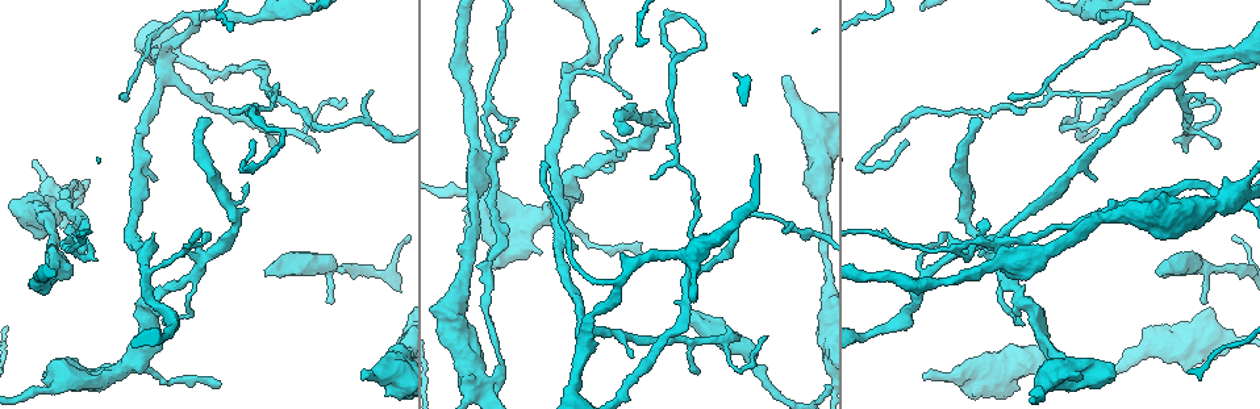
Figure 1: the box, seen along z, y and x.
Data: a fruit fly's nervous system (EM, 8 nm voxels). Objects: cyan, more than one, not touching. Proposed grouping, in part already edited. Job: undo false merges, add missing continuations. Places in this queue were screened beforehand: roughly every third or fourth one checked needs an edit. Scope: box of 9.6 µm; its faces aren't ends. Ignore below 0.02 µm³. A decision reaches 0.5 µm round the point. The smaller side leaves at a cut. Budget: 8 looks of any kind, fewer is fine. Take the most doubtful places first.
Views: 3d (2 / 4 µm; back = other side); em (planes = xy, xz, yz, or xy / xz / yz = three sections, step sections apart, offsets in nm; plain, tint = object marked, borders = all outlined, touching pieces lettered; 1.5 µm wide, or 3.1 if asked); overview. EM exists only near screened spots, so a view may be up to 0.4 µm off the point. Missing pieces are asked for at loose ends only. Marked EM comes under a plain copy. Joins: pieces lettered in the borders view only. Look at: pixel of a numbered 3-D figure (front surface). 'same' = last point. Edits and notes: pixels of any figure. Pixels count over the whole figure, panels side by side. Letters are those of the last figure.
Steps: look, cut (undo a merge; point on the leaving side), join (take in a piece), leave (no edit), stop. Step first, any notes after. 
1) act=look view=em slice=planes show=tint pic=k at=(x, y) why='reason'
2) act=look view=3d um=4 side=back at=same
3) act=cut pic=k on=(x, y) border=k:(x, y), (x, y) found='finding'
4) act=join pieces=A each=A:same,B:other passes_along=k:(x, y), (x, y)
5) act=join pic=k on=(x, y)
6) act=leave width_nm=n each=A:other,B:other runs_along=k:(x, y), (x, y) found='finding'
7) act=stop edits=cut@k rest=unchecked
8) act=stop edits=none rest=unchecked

act=look view=3d um=4 pic=1 at=(922, 378) why='an open end'

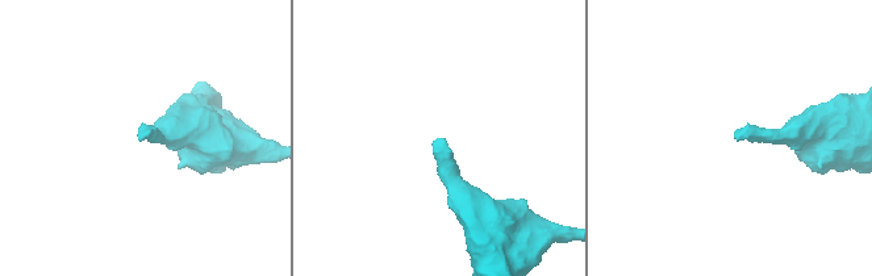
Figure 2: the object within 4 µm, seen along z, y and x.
act=look view=em slice=planes show=borders pic=2 at=(740, 139) why='now the EM'

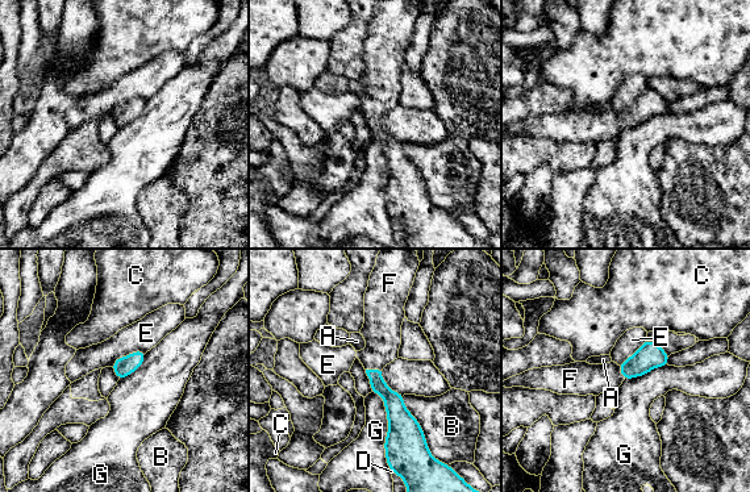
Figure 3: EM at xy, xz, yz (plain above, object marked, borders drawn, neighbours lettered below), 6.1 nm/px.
act=join pieces=F longest_contact=G:500nm each=A:other,B:other,C:other,D:other,E:other,F:same,G:other passes_along=3:(394, 403), (374, 370), (382, 330) found='it goes on there'

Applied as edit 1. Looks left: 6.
act=look view=overview why='see it whole again'

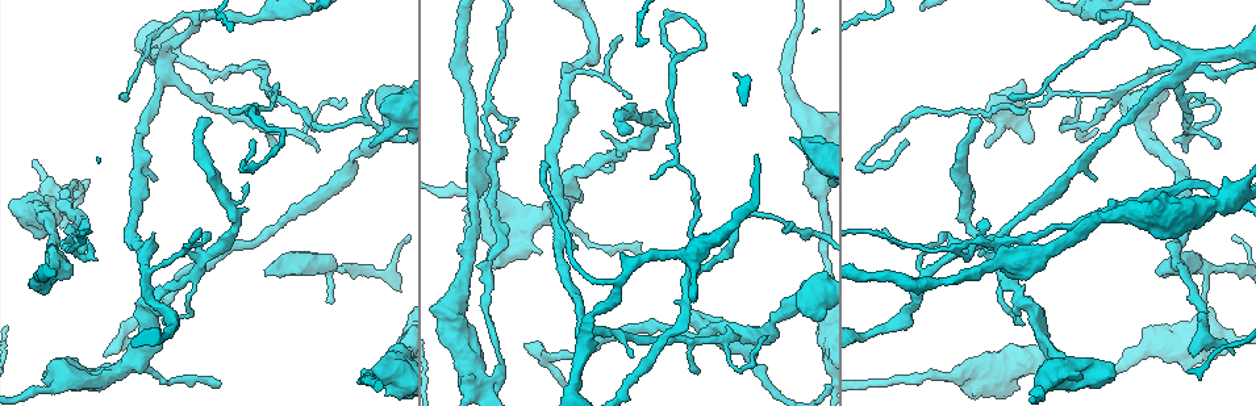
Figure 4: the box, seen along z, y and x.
act=look view=3d um=4 side=back pic=4 at=(1157, 268) why='free end'

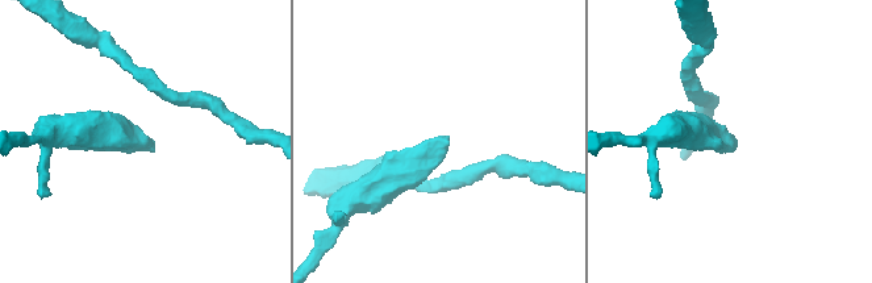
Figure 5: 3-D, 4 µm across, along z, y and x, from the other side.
act=look view=em slice=yz step=4 show=borders pic=5 at=(153, 140) why='shape alone is not enough'

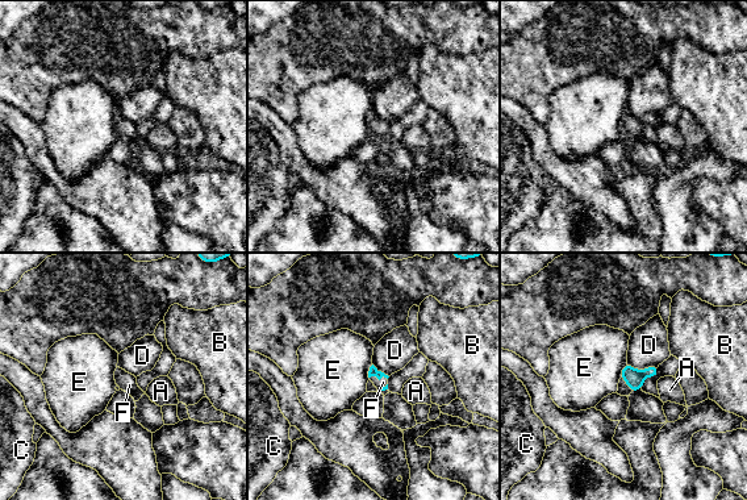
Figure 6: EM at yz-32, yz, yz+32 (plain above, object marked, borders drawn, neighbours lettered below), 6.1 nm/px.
act=look view=em slice=planes show=borders at=same why='cut it another way'

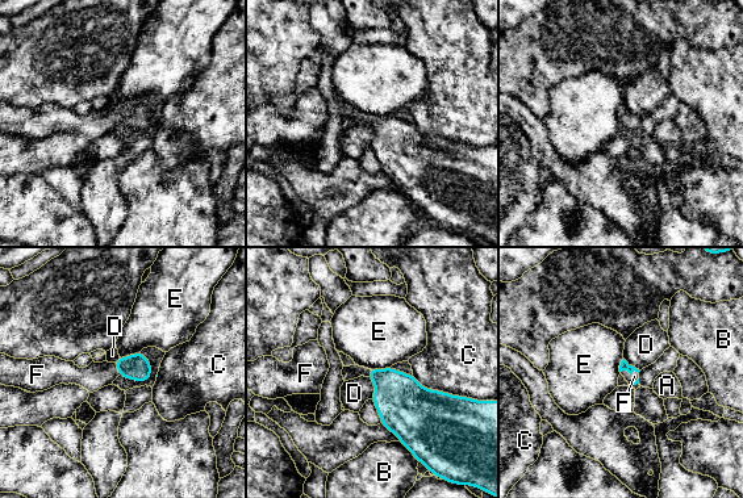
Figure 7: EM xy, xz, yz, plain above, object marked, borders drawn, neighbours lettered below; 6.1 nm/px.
act=join pieces=F each=A:other,B:other,C:other,D:other,E:other,F:same found='it goes on there'

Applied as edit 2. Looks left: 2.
act=look view=em slice=planes show=tint pic=4 at=(1190, 353) why='branch stops here'

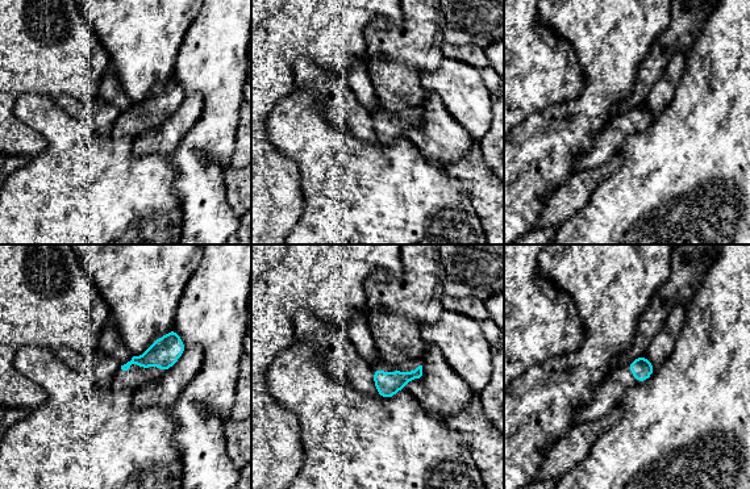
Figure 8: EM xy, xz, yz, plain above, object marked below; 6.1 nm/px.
act=look view=em slice=planes show=borders at=same why='see the neighbours'

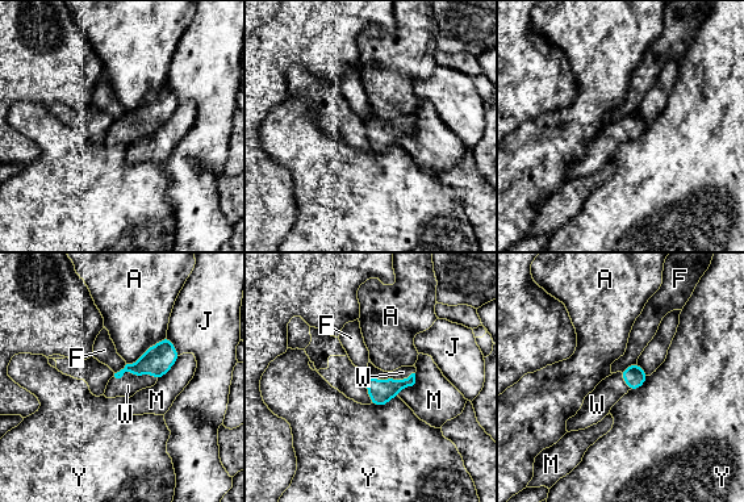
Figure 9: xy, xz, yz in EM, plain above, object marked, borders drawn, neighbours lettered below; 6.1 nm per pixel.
act=join pieces=W each=A:other,F:other,J:other,M:other,W:same,Y:other passes_along=9:(380, 392), (391, 377), (402, 372) found='the neuron continues'

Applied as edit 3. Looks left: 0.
act=stop edits=join@3,join@7,join@9 rest=unchecked

